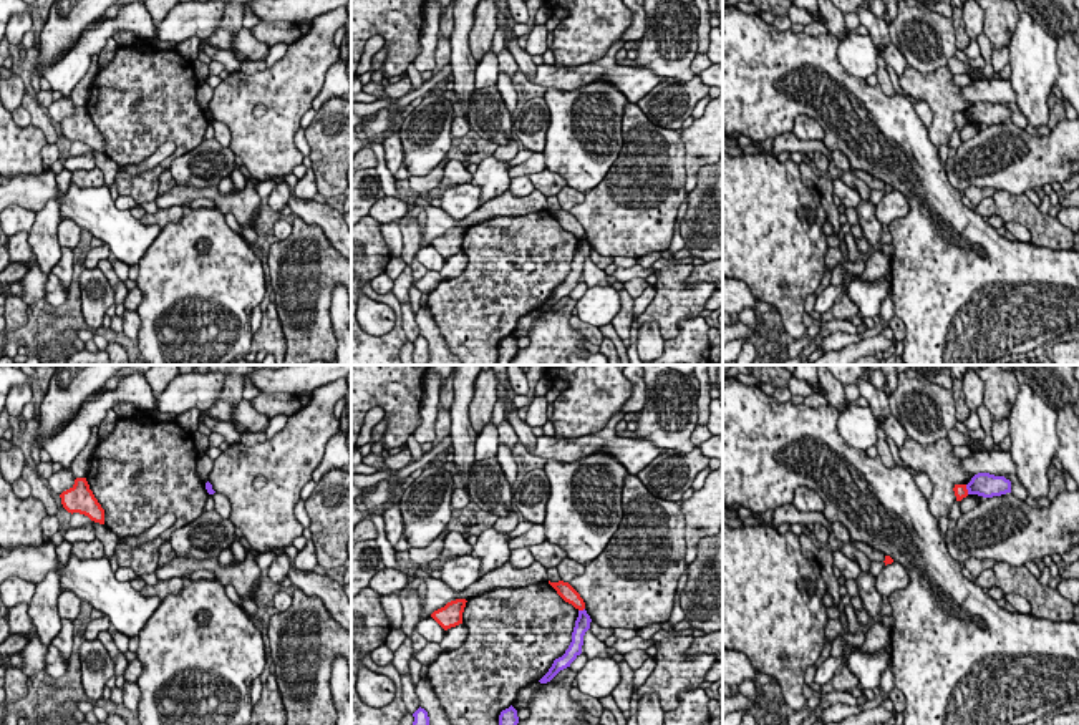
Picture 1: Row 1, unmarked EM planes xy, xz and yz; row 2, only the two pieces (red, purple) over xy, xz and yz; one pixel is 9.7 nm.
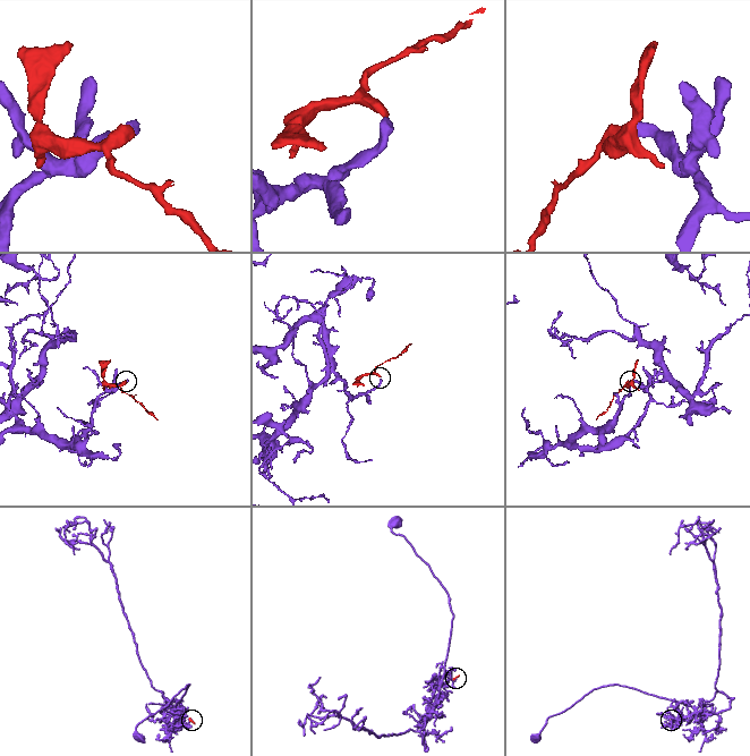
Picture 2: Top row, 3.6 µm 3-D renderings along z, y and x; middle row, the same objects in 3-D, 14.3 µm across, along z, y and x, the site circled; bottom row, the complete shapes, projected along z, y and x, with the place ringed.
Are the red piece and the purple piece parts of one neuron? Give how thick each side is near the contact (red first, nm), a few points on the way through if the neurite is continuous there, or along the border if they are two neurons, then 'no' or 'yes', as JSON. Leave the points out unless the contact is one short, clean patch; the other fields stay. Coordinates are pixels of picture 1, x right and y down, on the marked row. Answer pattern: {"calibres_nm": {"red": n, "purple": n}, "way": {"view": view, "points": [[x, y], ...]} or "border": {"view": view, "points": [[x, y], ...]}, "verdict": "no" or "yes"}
{"calibres_nm": {"red": 130, "purple": 240}, "border": {"view": "yz", "points": [[965, 485], [968, 493]]}, "verdict": "no"}

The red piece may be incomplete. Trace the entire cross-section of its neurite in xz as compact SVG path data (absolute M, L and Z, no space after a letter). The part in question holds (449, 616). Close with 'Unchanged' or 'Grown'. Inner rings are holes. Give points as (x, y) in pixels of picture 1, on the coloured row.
M456 599L448 602L444 607L434 611L431 617L444 629L456 627L462 624L462 612L466 607L466 599Z. Unchanged

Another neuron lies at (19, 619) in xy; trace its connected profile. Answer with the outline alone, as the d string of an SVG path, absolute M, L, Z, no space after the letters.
M22 602L8 609L8 625L10 634L15 635L27 635L31 630L33 624L28 614L28 604Z

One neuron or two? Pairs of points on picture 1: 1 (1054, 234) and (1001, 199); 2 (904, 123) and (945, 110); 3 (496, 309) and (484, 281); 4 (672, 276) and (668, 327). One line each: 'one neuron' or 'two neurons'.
1: one neuron
2: two neurons
3: one neuron
4: one neuron

